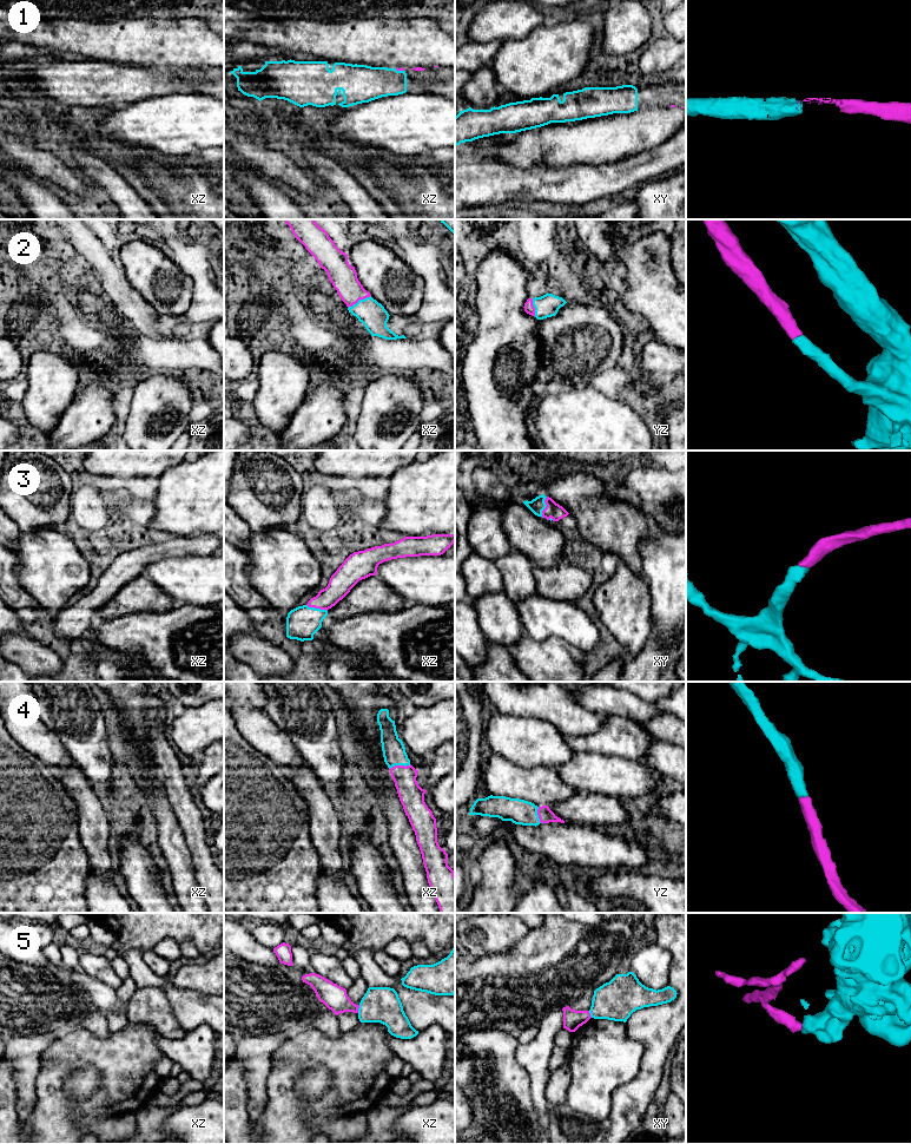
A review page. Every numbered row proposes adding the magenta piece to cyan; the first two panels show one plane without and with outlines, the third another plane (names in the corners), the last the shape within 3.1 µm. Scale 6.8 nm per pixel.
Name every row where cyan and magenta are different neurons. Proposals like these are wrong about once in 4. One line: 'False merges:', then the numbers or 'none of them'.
False merges: 5

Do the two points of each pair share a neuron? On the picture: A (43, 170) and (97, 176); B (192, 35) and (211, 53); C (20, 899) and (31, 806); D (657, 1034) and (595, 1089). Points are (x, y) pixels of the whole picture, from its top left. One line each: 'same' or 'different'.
A: different
B: same
C: same
D: different

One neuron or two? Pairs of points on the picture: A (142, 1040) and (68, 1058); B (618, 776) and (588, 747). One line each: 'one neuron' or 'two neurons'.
A: one neuron
B: two neurons

